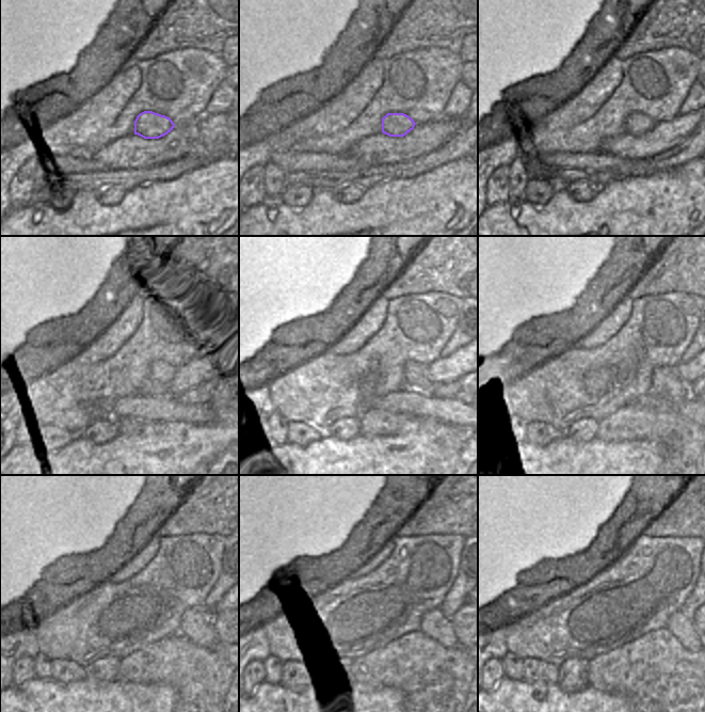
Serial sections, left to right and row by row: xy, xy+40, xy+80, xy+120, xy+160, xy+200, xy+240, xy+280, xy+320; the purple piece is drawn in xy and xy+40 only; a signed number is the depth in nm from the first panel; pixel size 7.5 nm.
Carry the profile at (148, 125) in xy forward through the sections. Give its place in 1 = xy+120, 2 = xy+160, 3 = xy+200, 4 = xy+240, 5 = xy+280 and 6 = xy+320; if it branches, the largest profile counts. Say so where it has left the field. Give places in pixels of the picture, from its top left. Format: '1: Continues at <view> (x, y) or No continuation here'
1: Continues at xy+120 (161, 370)
2: Continues at xy+160 (415, 375)
3: Continues at xy+200 (667, 382)
4: Continues at xy+240 (196, 625)
5: Continues at xy+280 (434, 625)
6: Continues at xy+320 (683, 628).

